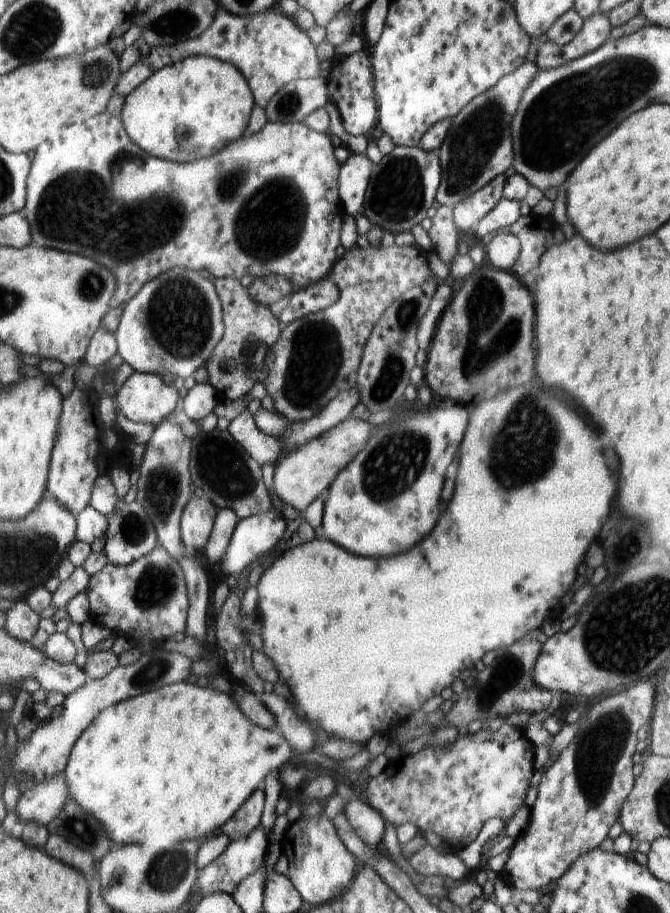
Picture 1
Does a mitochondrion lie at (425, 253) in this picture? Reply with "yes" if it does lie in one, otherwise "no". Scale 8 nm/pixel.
no

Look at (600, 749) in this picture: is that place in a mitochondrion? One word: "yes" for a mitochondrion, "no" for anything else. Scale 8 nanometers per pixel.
yes

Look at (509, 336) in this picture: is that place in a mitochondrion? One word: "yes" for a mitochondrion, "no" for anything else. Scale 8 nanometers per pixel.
no

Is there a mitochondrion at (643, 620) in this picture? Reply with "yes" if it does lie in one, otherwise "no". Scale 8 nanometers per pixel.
yes

